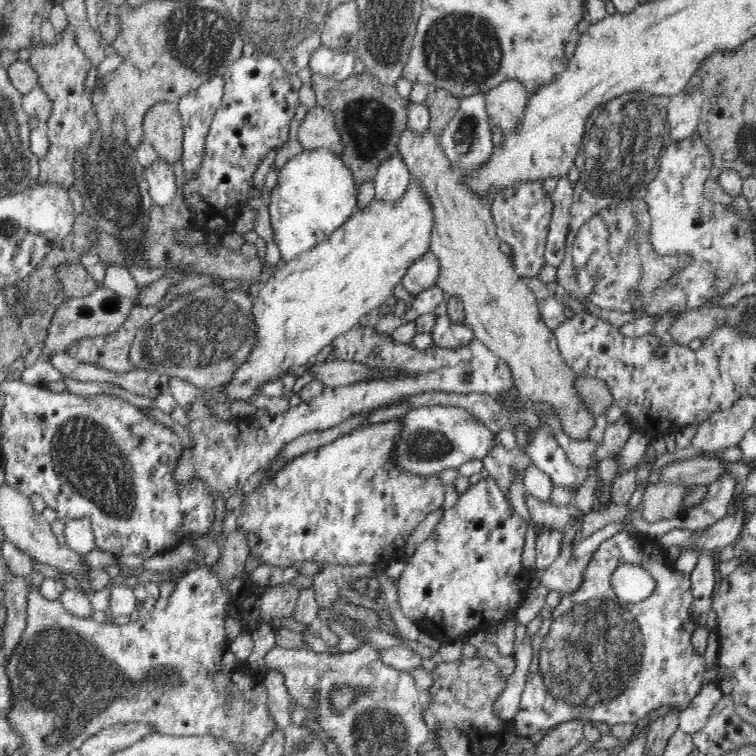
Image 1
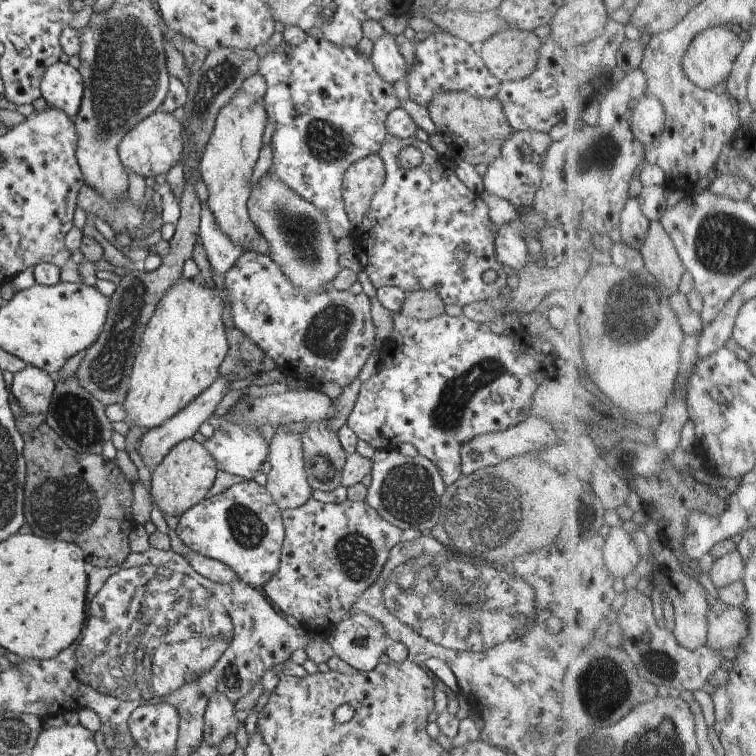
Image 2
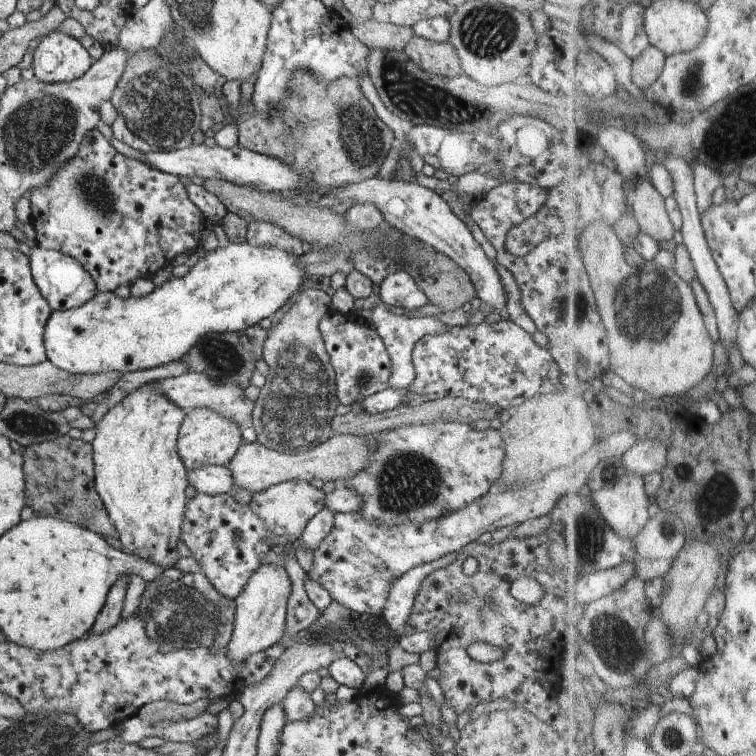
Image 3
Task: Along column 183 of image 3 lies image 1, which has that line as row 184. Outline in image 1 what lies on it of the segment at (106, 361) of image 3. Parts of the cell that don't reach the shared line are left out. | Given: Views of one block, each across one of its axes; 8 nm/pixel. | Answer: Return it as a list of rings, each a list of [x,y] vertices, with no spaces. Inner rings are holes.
[[[325,148],[304,149],[293,156],[278,172],[278,184],[270,192],[268,207],[271,217],[274,241],[281,253],[281,263],[299,258],[303,253],[315,248],[339,230],[357,211],[358,187],[350,168],[340,159],[339,154]]]

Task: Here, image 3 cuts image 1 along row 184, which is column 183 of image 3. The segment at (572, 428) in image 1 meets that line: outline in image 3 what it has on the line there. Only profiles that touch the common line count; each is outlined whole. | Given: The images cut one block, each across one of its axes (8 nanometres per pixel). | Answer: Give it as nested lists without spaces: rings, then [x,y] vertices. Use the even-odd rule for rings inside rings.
[[[190,408],[186,410],[177,439],[177,452],[182,464],[188,470],[198,470],[200,466],[227,466],[242,444],[242,431],[234,420],[222,416],[212,408]]]

